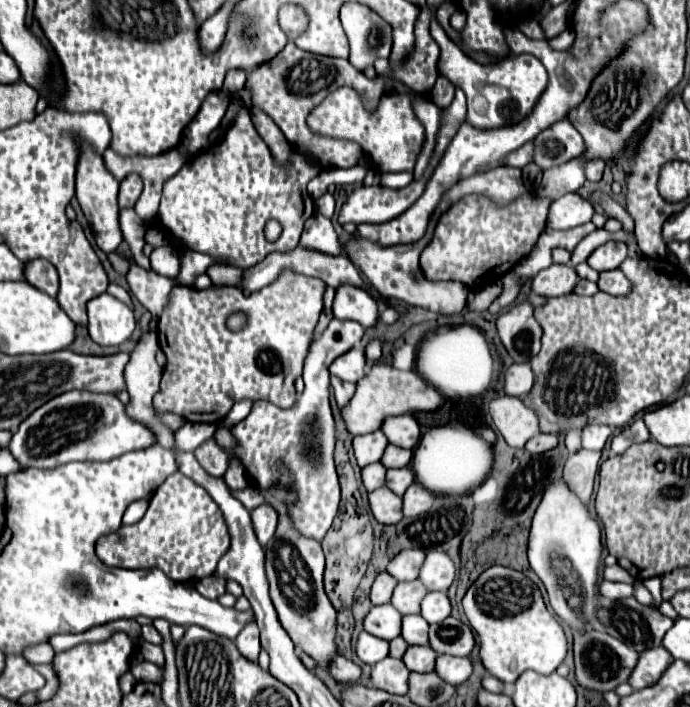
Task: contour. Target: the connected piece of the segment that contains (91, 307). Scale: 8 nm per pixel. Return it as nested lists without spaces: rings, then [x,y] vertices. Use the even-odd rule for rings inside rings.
[[[108,292],[88,302],[88,332],[100,346],[118,346],[136,330],[134,312]]]

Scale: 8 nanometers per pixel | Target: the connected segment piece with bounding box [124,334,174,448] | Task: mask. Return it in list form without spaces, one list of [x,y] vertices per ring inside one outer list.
[[[146,334],[146,336],[138,342],[138,346],[134,348],[134,352],[130,354],[130,362],[126,364],[126,372],[124,372],[124,376],[126,376],[126,390],[130,392],[130,404],[126,406],[126,412],[128,412],[132,418],[144,422],[150,430],[154,430],[154,434],[156,434],[160,446],[172,448],[172,444],[174,444],[174,432],[172,432],[166,424],[162,424],[162,422],[154,416],[154,410],[152,410],[152,398],[154,398],[154,394],[158,392],[158,384],[160,384],[160,378],[162,378],[162,368],[160,368],[160,366],[156,364],[156,360],[154,360],[156,350],[158,350],[158,338],[156,338],[156,334]]]

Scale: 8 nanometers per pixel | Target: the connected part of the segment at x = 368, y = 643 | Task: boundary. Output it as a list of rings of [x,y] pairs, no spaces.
[[[362,632],[358,636],[358,644],[356,644],[356,654],[364,664],[374,666],[376,662],[380,662],[382,658],[386,658],[390,652],[390,644],[386,640],[380,640],[368,632]]]

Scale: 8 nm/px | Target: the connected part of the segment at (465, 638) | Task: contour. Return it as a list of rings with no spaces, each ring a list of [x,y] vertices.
[[[450,616],[444,622],[430,626],[430,648],[434,648],[438,654],[468,656],[474,646],[474,632],[458,618]]]

